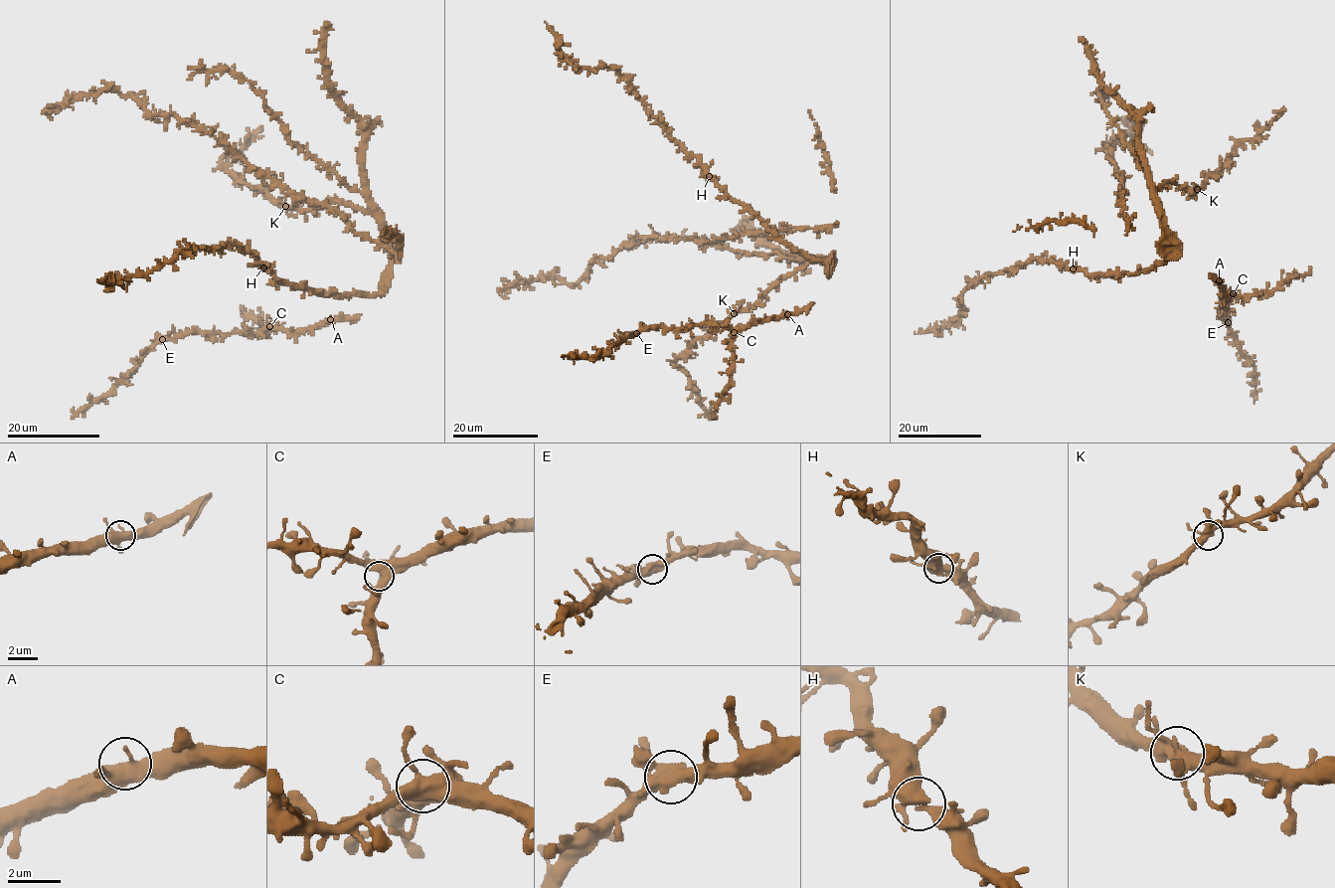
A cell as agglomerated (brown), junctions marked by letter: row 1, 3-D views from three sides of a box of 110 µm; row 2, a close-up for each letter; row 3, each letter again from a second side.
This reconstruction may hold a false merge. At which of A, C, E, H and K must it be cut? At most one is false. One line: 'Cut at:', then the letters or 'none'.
Cut at: none

